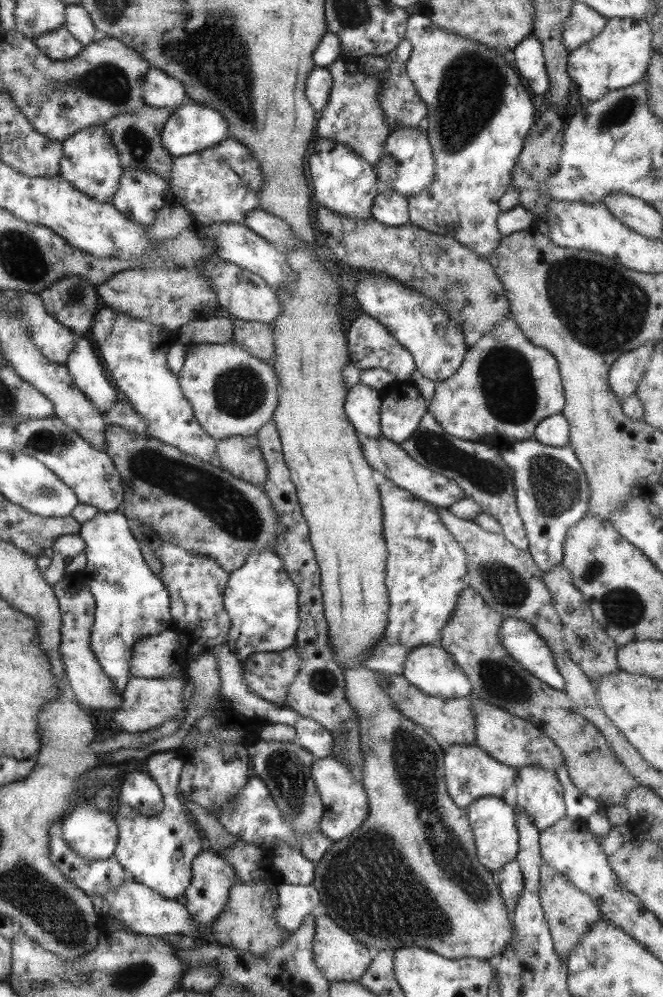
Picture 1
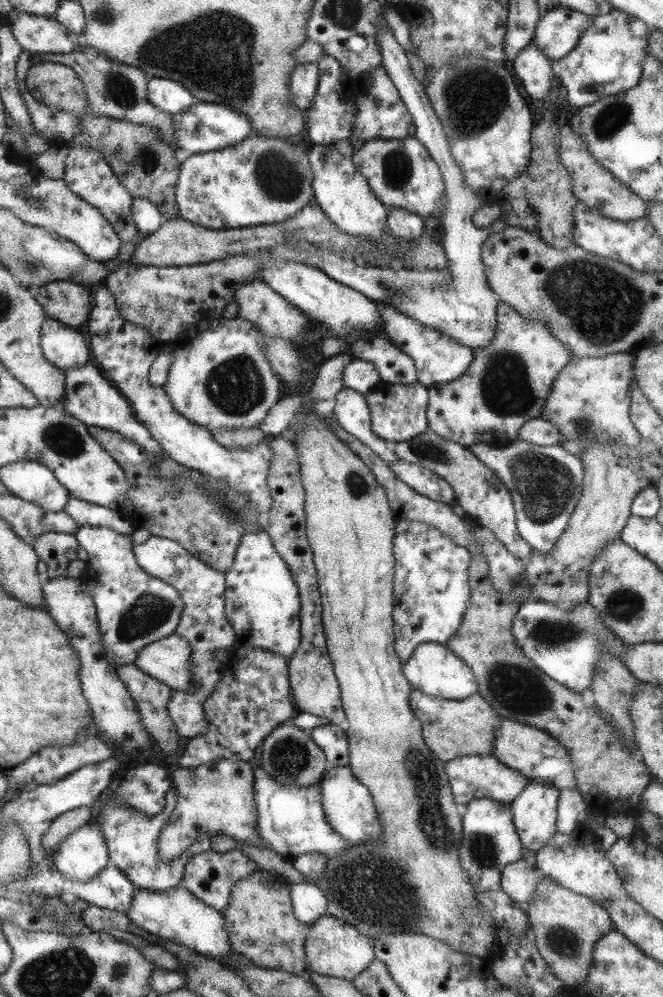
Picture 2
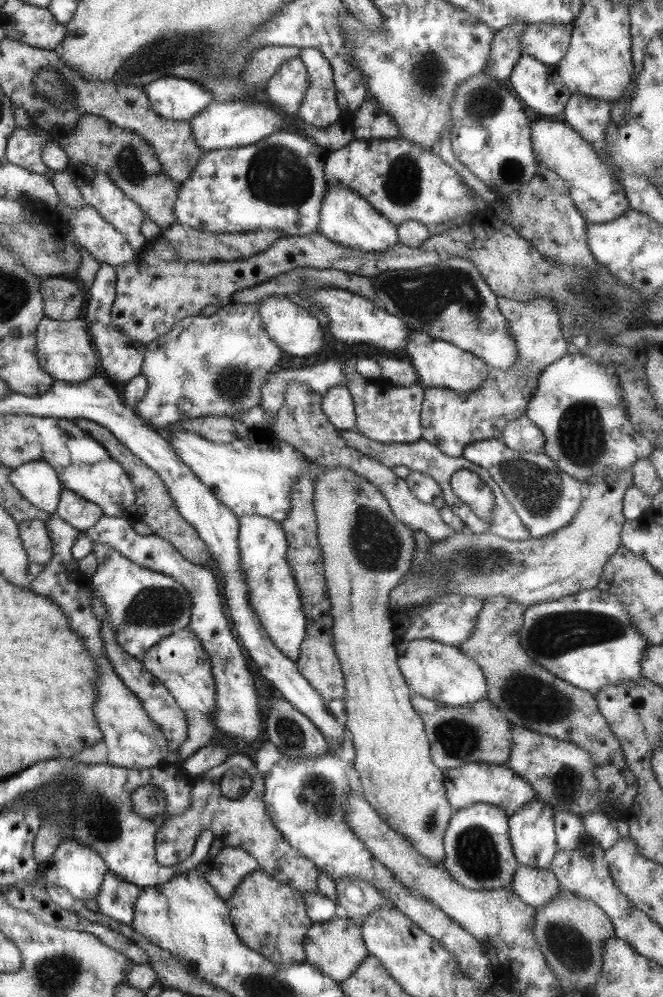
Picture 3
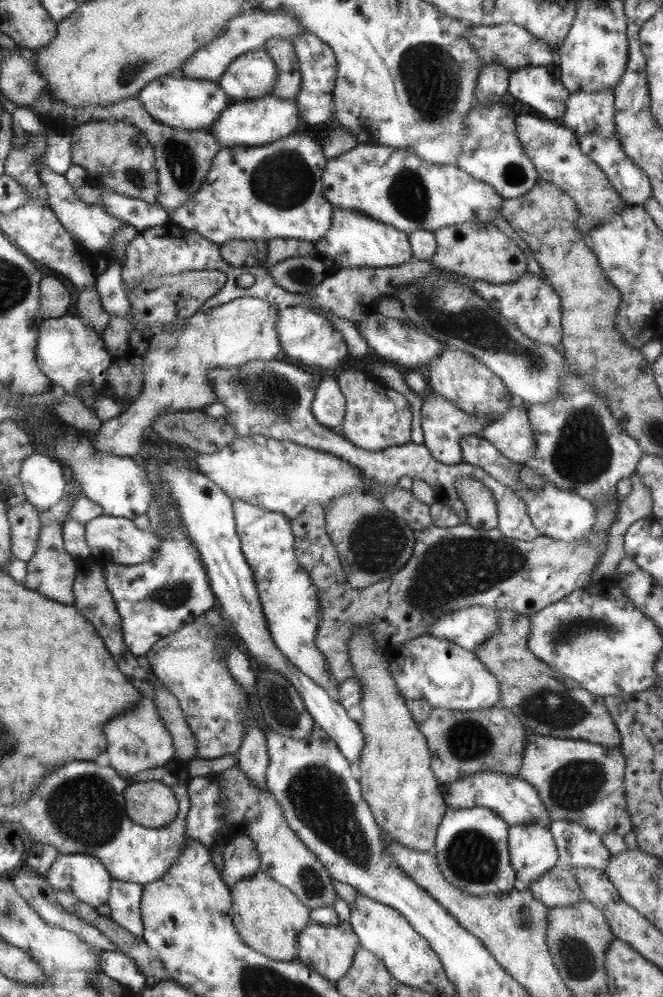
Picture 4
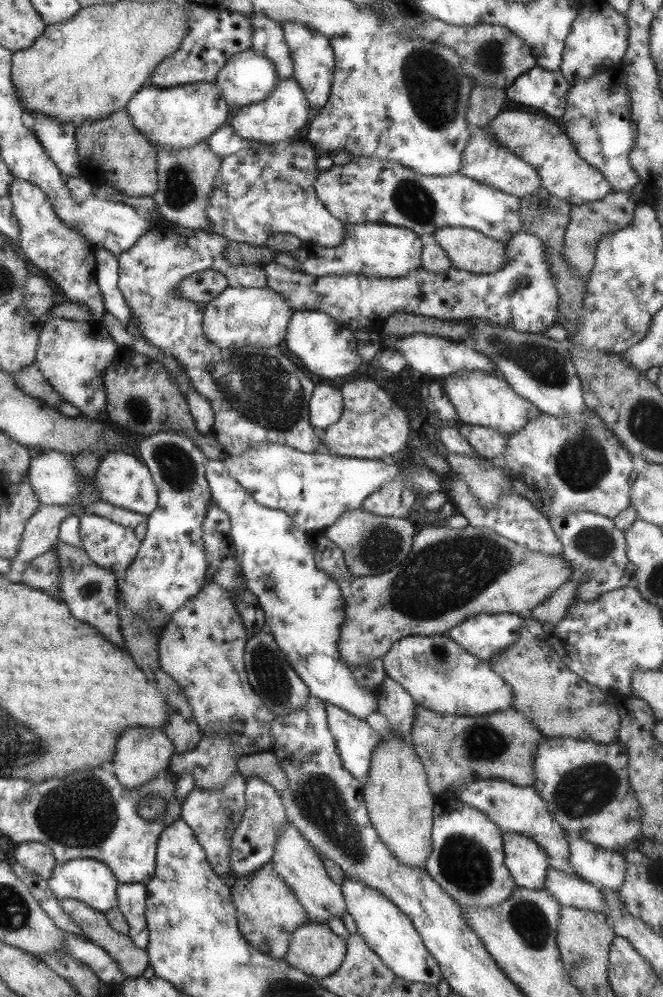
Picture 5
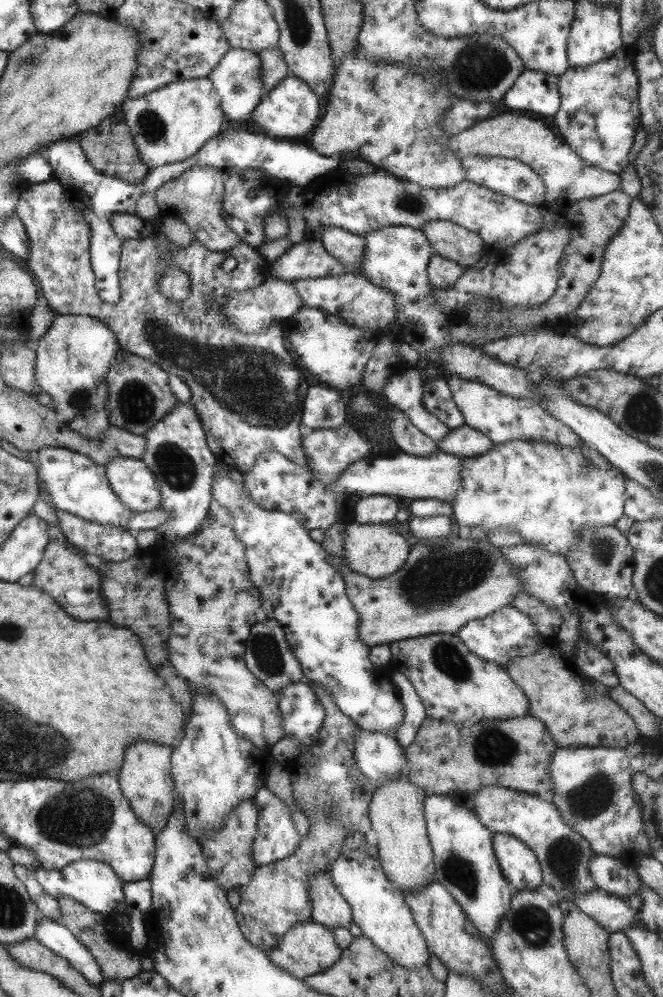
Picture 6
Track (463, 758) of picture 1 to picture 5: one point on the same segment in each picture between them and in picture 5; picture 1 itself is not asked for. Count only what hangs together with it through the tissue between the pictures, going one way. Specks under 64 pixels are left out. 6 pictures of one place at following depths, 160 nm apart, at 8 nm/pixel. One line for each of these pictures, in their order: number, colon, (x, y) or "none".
2: (470, 777)
3: (493, 784)
4: (515, 801)
5: (513, 808)

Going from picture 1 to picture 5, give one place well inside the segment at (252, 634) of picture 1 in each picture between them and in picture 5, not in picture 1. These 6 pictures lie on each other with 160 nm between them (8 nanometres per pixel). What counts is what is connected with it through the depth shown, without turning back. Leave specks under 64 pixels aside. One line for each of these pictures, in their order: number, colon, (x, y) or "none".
2: (261, 601)
3: (274, 598)
4: (287, 598)
5: (302, 608)

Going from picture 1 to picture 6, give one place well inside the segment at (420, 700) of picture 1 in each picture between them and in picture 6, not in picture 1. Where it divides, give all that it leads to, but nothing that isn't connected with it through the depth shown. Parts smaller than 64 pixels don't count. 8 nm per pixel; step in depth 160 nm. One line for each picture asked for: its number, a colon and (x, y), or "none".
2: (450, 729)
3: (478, 732)
4: (460, 743)
5: (454, 750)
6: (452, 760)

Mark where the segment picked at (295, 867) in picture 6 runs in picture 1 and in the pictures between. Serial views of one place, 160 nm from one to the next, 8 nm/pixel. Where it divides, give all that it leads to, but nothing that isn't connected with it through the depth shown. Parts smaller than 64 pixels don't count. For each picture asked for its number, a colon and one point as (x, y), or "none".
1: (247, 923)
2: (259, 921)
3: (270, 918)
4: (267, 916)
5: (267, 912)

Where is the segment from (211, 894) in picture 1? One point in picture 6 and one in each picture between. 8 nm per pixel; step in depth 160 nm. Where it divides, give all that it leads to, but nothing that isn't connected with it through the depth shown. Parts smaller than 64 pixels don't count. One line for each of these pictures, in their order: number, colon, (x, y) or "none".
2: (209, 876)
3: (223, 872)
4: (240, 861)
5: (253, 843)
6: (276, 838)

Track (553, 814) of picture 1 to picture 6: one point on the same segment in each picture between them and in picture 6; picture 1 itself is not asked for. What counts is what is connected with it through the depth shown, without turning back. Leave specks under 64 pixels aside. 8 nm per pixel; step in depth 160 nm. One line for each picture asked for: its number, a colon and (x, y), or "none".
2: (533, 812)
3: (530, 830)
4: (531, 850)
5: (526, 862)
6: (519, 867)

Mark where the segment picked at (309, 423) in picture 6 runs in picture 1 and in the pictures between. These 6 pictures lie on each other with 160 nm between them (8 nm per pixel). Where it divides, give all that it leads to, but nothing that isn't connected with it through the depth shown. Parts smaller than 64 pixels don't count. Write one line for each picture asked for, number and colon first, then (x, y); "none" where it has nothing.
1: (361, 404)
2: (350, 411)
3: (336, 404)
4: (328, 405)
5: (324, 407)

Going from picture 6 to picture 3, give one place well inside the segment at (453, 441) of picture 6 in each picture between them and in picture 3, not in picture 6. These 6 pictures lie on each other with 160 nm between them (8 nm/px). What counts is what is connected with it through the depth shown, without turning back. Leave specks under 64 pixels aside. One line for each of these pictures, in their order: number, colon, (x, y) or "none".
3: (520, 434)
4: (511, 435)
5: (488, 443)

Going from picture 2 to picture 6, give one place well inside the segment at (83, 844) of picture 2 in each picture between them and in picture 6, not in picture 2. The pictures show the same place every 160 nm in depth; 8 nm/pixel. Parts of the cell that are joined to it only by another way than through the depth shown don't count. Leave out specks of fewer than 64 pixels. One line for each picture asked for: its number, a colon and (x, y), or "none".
3: (79, 870)
4: (81, 875)
5: (85, 880)
6: (93, 884)

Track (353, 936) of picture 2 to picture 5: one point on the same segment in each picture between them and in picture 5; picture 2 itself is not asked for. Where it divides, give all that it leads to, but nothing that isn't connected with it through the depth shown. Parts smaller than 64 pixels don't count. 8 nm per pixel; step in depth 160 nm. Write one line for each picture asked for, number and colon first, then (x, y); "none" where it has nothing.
3: (335, 947)
4: (327, 950)
5: (313, 949)

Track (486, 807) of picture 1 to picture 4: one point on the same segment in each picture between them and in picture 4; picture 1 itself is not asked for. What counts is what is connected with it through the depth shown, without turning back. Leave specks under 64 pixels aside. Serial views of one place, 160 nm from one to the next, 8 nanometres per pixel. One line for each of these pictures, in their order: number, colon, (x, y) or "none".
2: (488, 842)
3: (477, 854)
4: (470, 846)

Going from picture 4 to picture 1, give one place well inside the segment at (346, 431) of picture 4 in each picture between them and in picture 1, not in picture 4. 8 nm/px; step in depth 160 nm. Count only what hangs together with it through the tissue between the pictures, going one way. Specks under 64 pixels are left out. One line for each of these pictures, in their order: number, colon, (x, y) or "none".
1: (402, 405)
2: (396, 412)
3: (384, 413)

